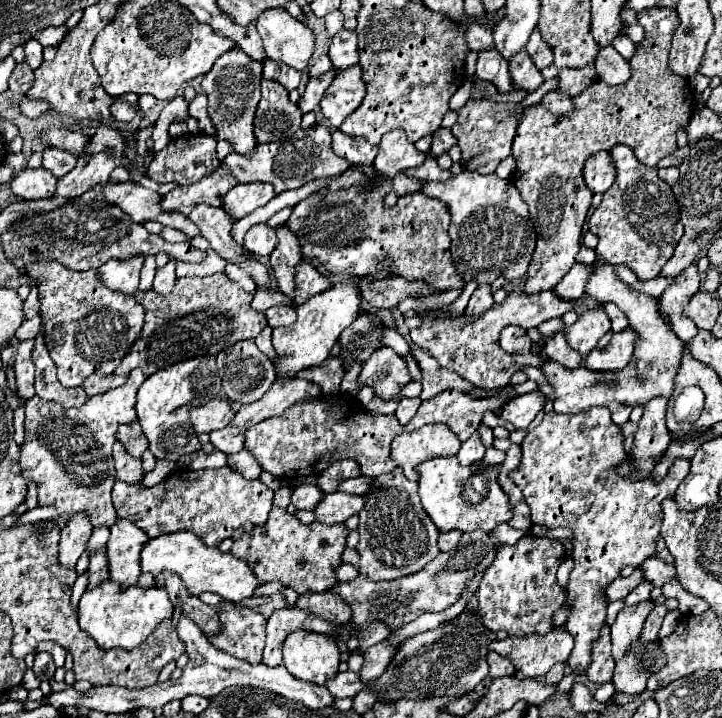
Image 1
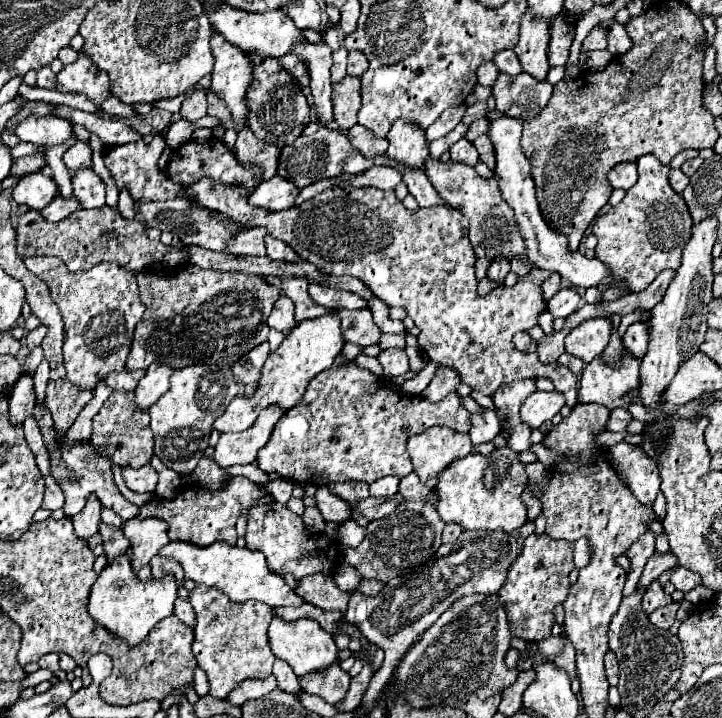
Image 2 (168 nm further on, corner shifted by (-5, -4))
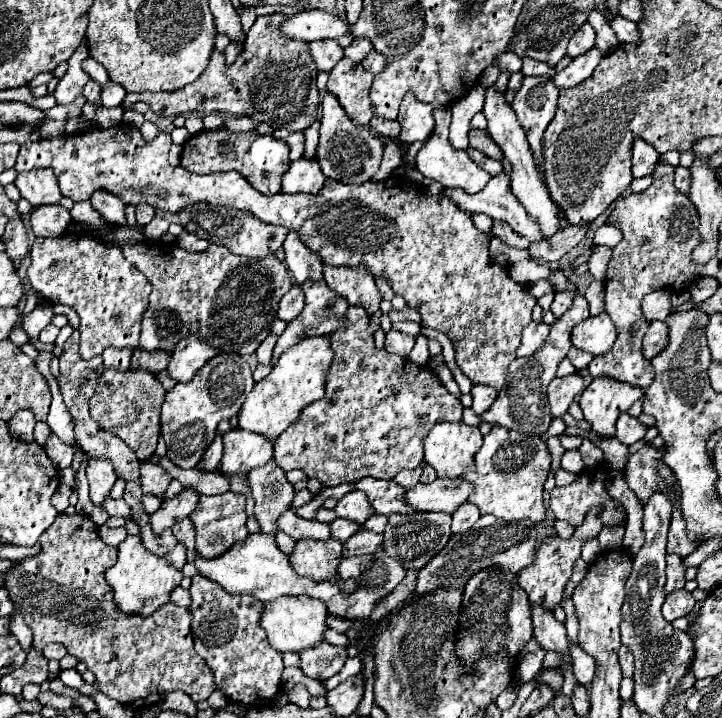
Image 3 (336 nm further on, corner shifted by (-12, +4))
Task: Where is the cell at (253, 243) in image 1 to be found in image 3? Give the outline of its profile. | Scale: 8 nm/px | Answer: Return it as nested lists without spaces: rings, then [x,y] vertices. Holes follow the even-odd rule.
[[[288,232],[282,248],[286,252],[286,264],[298,284],[302,284],[304,280],[320,280],[322,278],[320,256],[314,254],[310,248],[306,248],[306,244],[296,236],[296,232]]]

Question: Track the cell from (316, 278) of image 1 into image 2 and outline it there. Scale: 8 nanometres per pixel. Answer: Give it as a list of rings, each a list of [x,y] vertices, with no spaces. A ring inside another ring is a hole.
[[[309,284],[309,296],[325,306],[325,308],[349,308],[349,310],[363,310],[367,308],[367,300],[359,298],[353,292],[345,292],[345,290],[335,290],[323,284]]]

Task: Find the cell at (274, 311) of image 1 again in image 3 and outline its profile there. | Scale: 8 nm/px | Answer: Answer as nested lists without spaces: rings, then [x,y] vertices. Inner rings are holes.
[[[294,286],[288,294],[282,296],[280,308],[278,308],[278,318],[284,320],[284,322],[290,322],[290,320],[294,320],[302,312],[302,306],[304,306],[302,288]]]

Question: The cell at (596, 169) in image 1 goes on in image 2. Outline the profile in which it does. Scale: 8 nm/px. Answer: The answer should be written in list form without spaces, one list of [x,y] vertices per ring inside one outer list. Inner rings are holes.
[[[623,162],[623,164],[617,164],[611,172],[609,172],[609,182],[613,188],[623,188],[623,190],[629,190],[639,174],[637,174],[637,164],[635,162]]]

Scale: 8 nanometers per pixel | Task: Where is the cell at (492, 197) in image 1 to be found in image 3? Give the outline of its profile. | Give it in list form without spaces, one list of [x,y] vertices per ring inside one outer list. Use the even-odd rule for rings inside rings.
[[[440,106],[434,110],[434,132],[432,136],[426,140],[426,144],[418,150],[416,154],[416,168],[426,176],[432,178],[436,182],[440,182],[444,188],[462,188],[468,194],[476,194],[486,186],[488,180],[492,178],[488,172],[484,172],[468,154],[466,150],[454,150],[448,142],[448,126],[450,126],[450,106]]]

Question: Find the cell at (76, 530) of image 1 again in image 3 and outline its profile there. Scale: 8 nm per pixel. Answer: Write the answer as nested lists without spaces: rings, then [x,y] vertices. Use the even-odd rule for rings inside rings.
[[[90,458],[88,468],[86,468],[86,476],[88,476],[88,484],[90,484],[92,504],[102,506],[112,490],[112,484],[116,482],[116,474],[114,474],[112,464],[108,460]]]

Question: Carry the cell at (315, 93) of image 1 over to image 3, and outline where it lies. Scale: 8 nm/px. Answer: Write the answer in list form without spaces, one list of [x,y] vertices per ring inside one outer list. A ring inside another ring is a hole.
[[[358,38],[358,40],[354,40],[348,48],[344,48],[344,56],[350,58],[350,60],[356,60],[356,62],[362,62],[364,56],[366,56],[370,50],[372,50],[370,40],[366,40],[366,38]]]

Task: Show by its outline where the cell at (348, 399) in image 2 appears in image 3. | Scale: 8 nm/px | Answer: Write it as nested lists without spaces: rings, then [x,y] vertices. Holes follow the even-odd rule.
[[[350,306],[346,318],[348,326],[332,332],[334,360],[326,376],[326,396],[304,408],[300,420],[274,442],[274,462],[284,472],[300,468],[324,486],[364,476],[392,480],[404,468],[418,468],[426,432],[436,422],[460,422],[464,412],[462,402],[428,368],[374,348],[364,308]]]

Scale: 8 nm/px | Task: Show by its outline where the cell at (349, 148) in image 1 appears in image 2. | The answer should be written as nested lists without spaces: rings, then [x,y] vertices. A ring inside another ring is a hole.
[[[359,124],[353,126],[347,132],[347,138],[357,150],[365,152],[365,156],[379,156],[387,150],[387,140],[385,138],[377,138],[369,128],[359,126]]]

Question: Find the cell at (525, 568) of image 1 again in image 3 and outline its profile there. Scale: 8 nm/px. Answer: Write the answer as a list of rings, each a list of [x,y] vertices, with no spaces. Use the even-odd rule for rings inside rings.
[[[590,510],[588,518],[586,518],[584,524],[582,524],[582,530],[576,530],[570,540],[564,540],[564,538],[560,538],[560,536],[546,536],[546,538],[542,540],[542,544],[540,544],[540,548],[538,548],[538,552],[536,552],[536,560],[534,560],[528,568],[524,568],[524,572],[518,574],[518,584],[520,584],[520,588],[528,594],[530,606],[536,606],[536,604],[540,602],[540,606],[544,606],[546,610],[554,610],[554,608],[562,602],[564,586],[566,586],[566,582],[568,582],[570,576],[572,576],[574,564],[576,564],[576,560],[580,558],[580,550],[582,550],[584,542],[596,538],[598,532],[600,532],[602,526],[604,526],[604,524],[602,524],[600,520],[596,520],[596,518],[598,518],[598,516],[596,516],[596,510]]]

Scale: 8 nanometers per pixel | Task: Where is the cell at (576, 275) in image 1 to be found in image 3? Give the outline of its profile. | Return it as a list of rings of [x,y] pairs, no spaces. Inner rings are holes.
[[[572,290],[556,292],[556,294],[554,294],[554,302],[552,302],[552,308],[550,308],[550,310],[554,312],[554,316],[556,316],[556,318],[560,318],[560,316],[570,308],[572,300],[574,300],[574,292],[572,292]]]

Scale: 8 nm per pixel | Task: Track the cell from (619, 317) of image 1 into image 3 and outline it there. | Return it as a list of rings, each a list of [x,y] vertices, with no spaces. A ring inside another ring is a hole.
[[[650,320],[648,322],[648,332],[644,336],[644,342],[642,342],[642,352],[648,360],[652,360],[662,348],[664,344],[668,342],[668,328],[664,322],[660,320]]]

